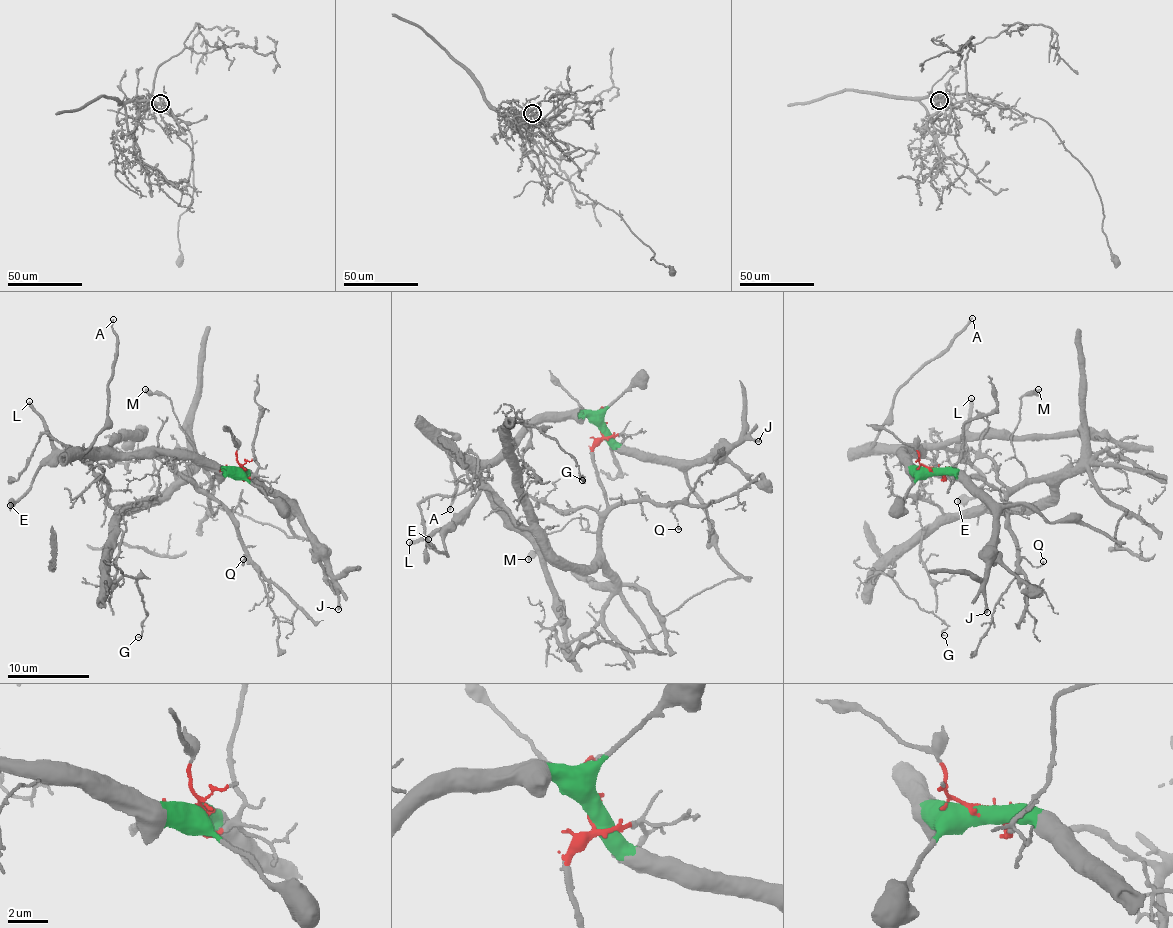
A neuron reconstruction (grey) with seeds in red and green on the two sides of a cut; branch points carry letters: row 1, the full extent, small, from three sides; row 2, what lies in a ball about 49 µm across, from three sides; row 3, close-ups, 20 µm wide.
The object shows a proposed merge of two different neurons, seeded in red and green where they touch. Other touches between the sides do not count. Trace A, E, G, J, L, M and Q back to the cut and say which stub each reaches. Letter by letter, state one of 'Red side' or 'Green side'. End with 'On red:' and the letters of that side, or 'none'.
A: Green side
E: Green side
G: Red side
J: Green side
L: Green side
M: Red side
Q: Red side
On red: G, M, Q

